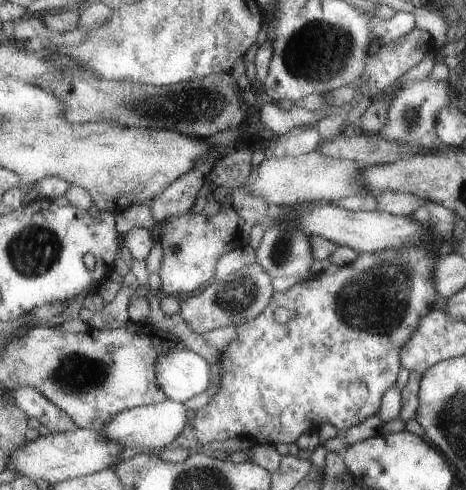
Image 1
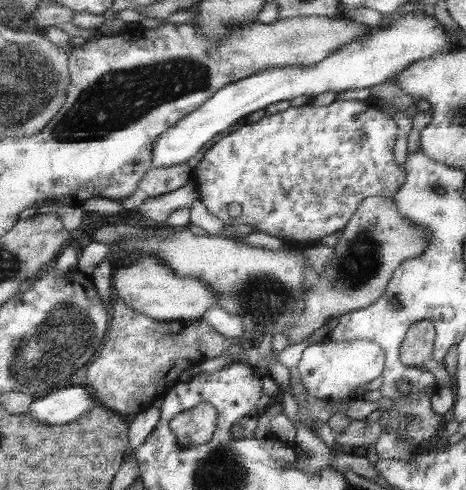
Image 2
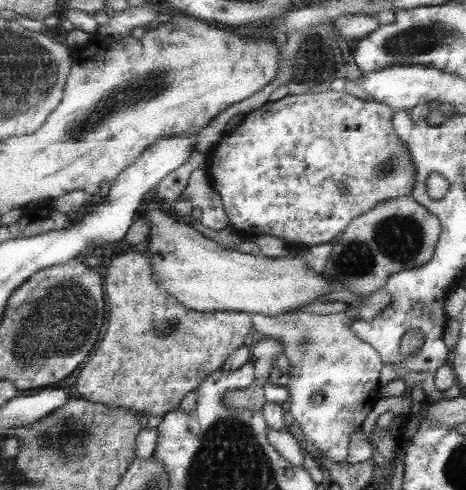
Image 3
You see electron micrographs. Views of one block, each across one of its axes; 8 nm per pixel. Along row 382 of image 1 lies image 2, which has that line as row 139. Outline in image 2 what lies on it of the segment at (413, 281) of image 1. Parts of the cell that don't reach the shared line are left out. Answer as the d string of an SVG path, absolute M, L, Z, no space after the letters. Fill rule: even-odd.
M333 102L331 106L299 106L299 108L289 108L287 112L281 114L273 114L273 116L265 116L261 118L257 124L243 124L243 128L239 128L237 132L233 132L231 136L225 136L223 140L219 140L203 158L203 162L195 168L195 176L193 180L197 182L197 188L201 192L201 200L205 202L205 206L209 208L209 212L213 216L217 216L219 220L223 220L227 226L251 226L255 228L255 232L265 232L271 236L279 236L283 240L297 240L297 242L319 242L323 236L329 234L337 234L343 228L347 228L347 224L351 222L351 218L355 216L355 212L359 212L359 206L363 204L363 200L371 198L371 196L387 196L387 198L395 198L395 194L403 188L405 180L407 180L407 168L405 166L397 166L395 164L395 142L397 142L397 134L401 134L399 126L395 124L395 120L391 120L391 116L387 116L381 110L371 108L371 102ZM229 204L241 204L243 212L239 218L231 218L229 214Z

